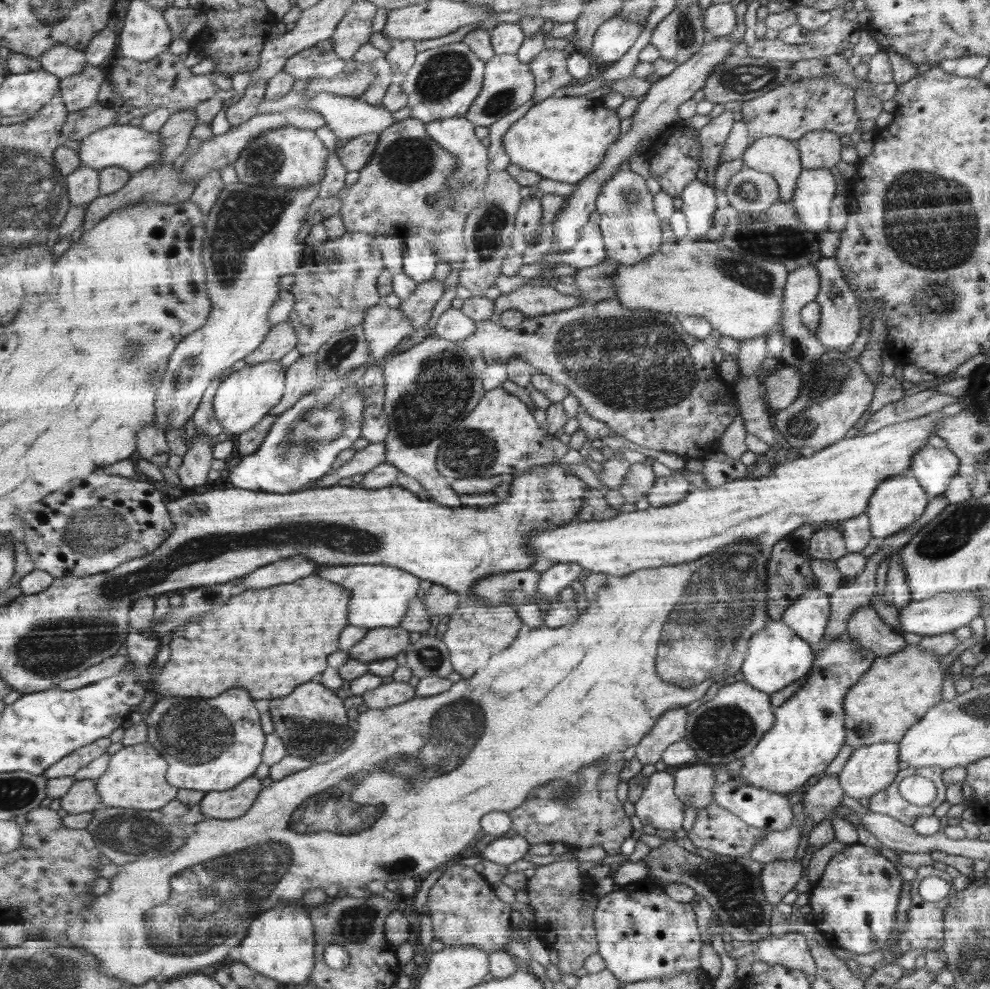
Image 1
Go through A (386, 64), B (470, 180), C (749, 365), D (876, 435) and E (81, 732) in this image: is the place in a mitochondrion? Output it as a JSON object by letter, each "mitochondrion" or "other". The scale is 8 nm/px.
{"A":"other","B":"mitochondrion","C":"other","D":"other","E":"other"}

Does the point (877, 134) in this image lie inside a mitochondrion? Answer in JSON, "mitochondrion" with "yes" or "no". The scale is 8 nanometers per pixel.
{"mitochondrion":"no"}

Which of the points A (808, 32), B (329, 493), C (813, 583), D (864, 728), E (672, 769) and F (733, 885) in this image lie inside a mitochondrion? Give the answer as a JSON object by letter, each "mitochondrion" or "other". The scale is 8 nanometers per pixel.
{"A":"other","B":"other","C":"other","D":"mitochondrion","E":"other","F":"mitochondrion"}

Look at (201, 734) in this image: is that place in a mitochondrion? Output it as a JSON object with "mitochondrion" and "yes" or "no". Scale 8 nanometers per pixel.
{"mitochondrion":"yes"}

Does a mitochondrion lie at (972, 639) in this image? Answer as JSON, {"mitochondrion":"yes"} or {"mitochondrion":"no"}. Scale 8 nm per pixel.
{"mitochondrion":"no"}

